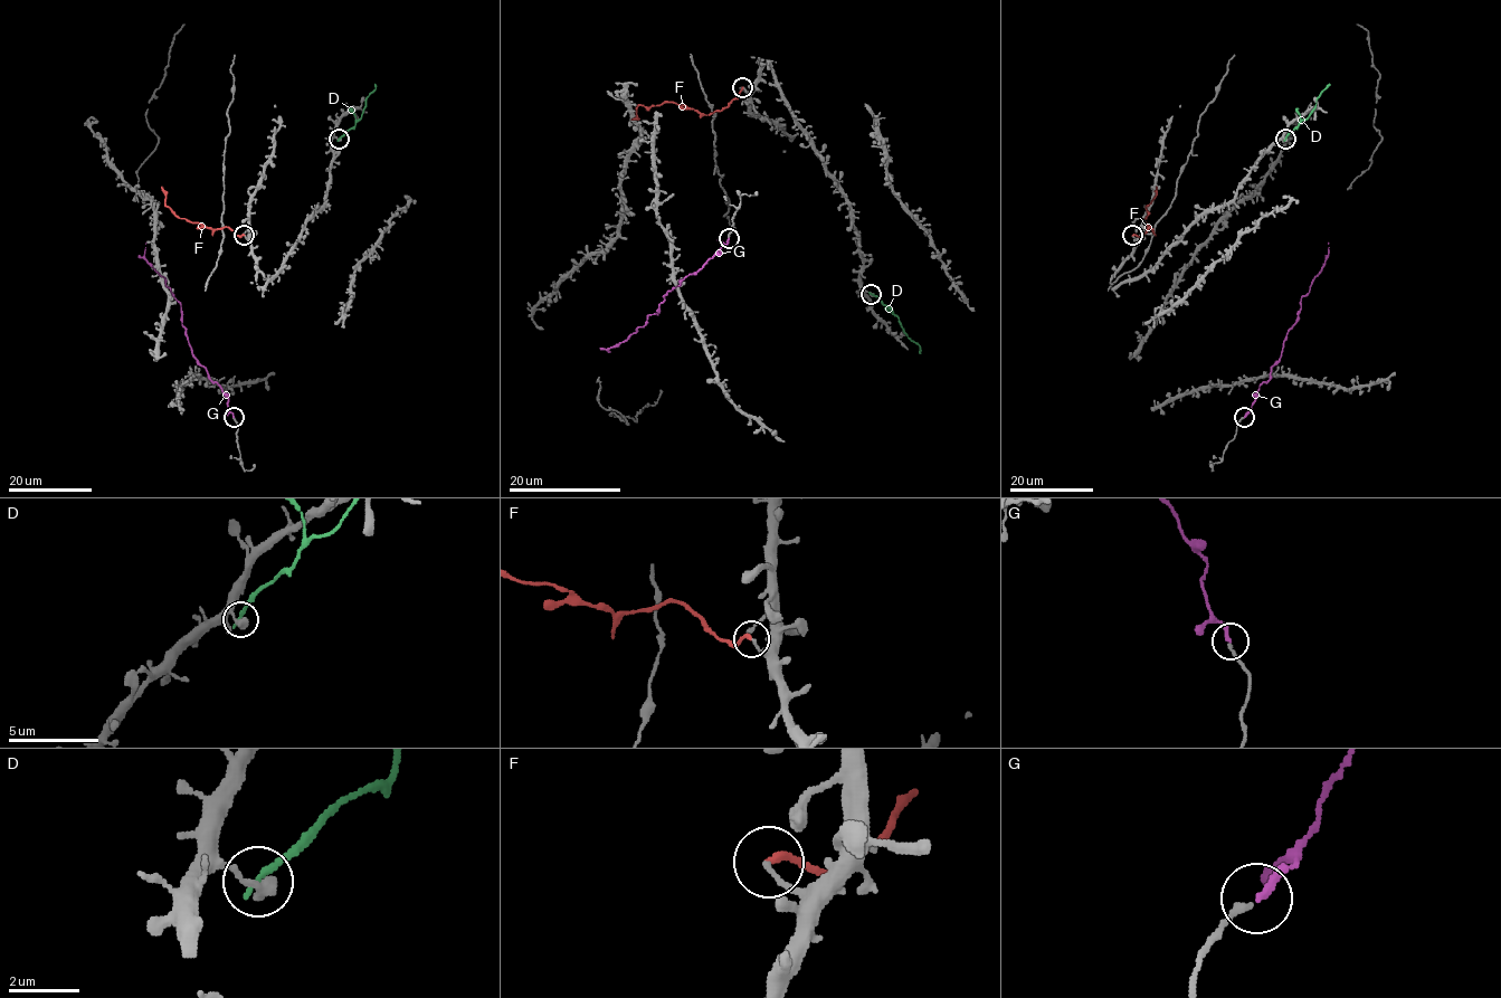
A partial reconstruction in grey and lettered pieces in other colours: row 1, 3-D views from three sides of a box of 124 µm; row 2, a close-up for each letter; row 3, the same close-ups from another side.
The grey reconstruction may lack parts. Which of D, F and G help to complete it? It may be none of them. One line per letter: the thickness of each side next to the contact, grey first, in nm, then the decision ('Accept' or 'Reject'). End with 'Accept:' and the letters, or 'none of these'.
D: Thickness 400 nm (grey) against 200 nm. Reject
F: Thickness 130 nm (grey) against 200 nm. Reject
G: Thickness 180 nm (grey) against 200 nm. Accept
Accept: G

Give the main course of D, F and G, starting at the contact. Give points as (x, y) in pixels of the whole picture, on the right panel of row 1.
D: (1285, 139), (1309, 115), (1316, 100), (1329, 84)
F: (1132, 235), (1141, 236), (1150, 227), (1153, 229), (1143, 222), (1146, 207), (1156, 187)
G: (1244, 417), (1280, 360), (1300, 298), (1327, 257), (1328, 243)

